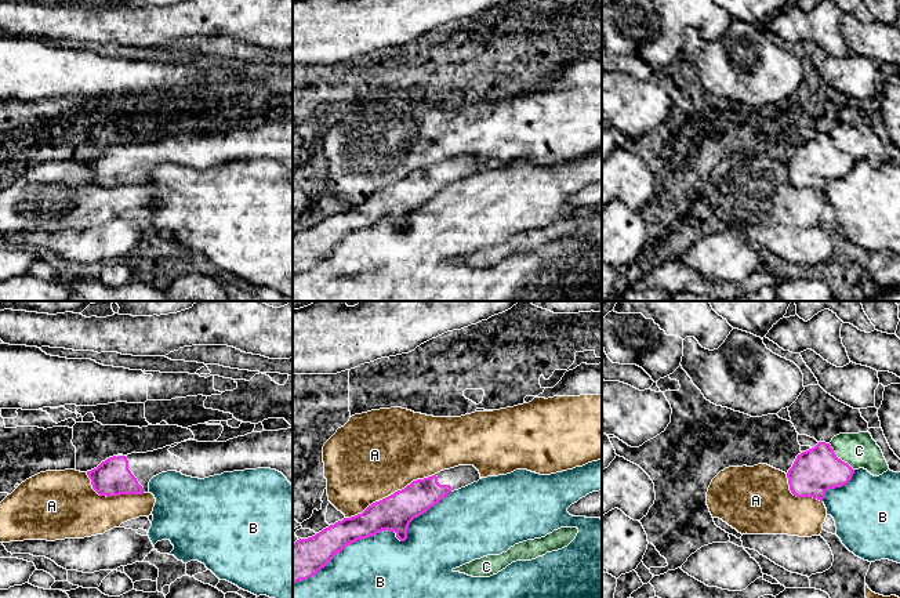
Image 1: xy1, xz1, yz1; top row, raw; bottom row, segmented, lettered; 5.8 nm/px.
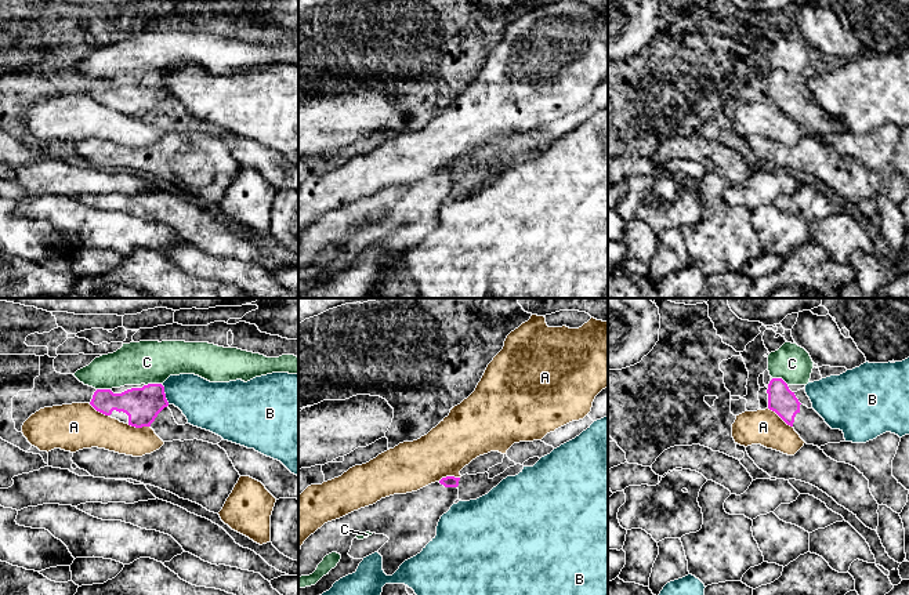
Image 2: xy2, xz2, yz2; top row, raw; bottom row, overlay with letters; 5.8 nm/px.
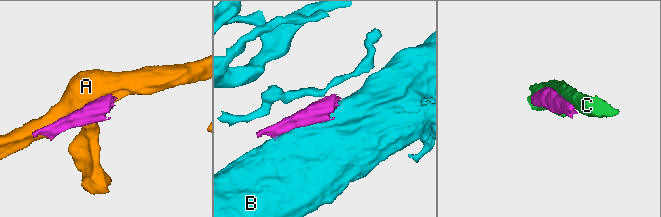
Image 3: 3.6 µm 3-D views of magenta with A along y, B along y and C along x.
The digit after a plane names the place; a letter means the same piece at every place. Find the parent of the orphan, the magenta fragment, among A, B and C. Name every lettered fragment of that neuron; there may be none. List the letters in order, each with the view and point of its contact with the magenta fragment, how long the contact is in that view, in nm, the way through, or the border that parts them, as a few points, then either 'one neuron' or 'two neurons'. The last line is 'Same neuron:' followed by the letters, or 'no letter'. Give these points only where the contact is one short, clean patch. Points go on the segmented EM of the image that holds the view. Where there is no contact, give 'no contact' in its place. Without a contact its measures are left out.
A: xz1 (391, 495) | 600 nm | two neurons
B: xz1 (377, 532) | 1050 nm | two neurons
C: yz1 (839, 459) | 220 nm | two neurons
Same neuron: no letter

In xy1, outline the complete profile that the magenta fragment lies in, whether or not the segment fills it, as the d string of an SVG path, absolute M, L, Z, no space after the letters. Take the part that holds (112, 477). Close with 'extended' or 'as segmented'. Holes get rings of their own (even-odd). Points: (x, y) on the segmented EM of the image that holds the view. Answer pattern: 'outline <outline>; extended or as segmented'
outline M293 428L279 431L251 432L226 442L186 441L146 453L117 454L87 471L92 489L99 496L149 493L153 476L177 471L182 475L204 479L224 472L271 468L282 472L293 485Z; extended

